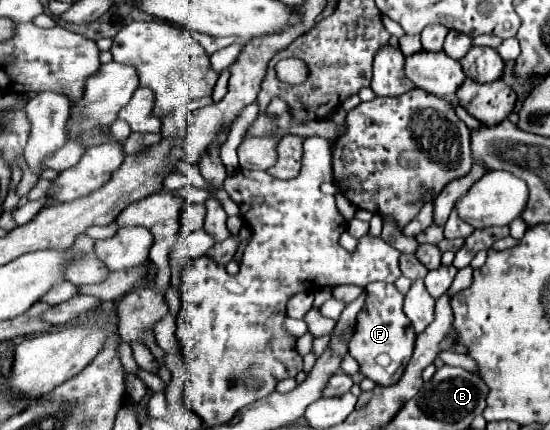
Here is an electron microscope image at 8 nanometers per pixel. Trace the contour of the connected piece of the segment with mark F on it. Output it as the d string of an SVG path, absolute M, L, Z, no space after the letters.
M374 282L366 286L366 302L356 318L356 330L350 338L350 356L358 362L360 374L374 380L380 386L396 384L412 356L416 332L402 310L404 296L394 284Z

